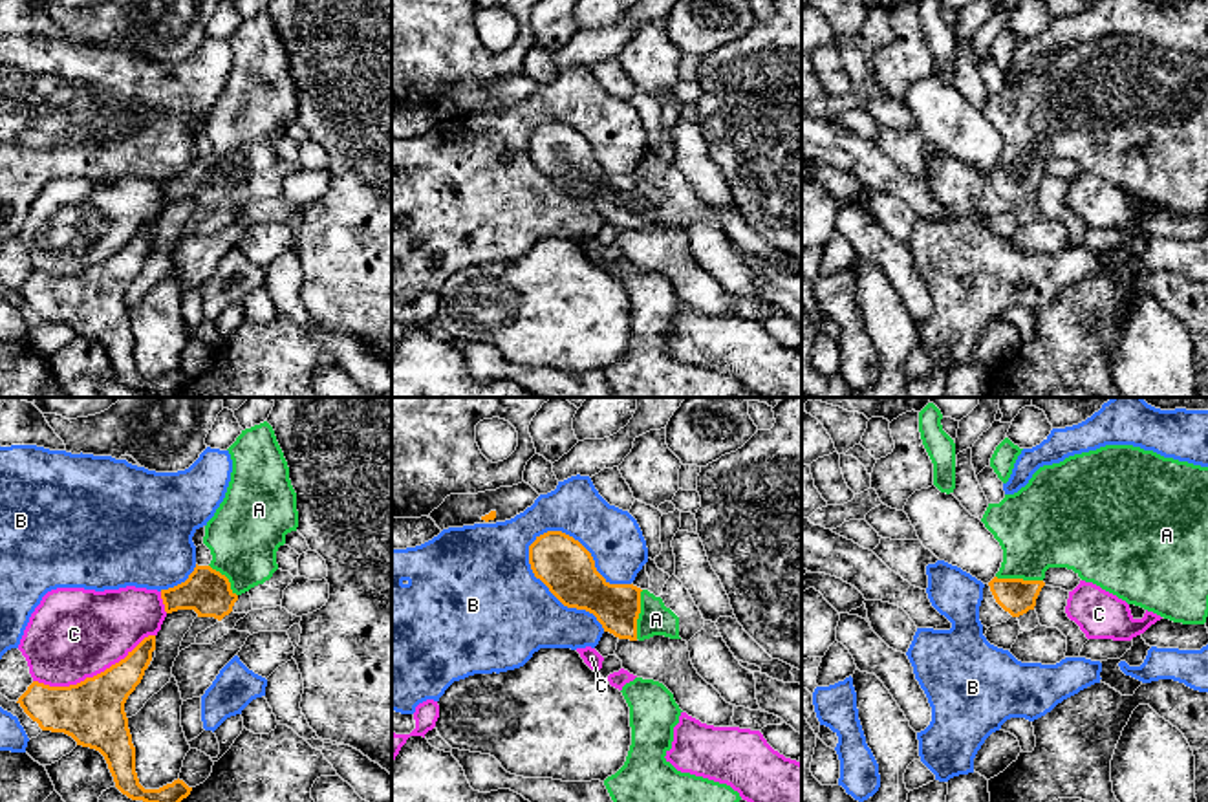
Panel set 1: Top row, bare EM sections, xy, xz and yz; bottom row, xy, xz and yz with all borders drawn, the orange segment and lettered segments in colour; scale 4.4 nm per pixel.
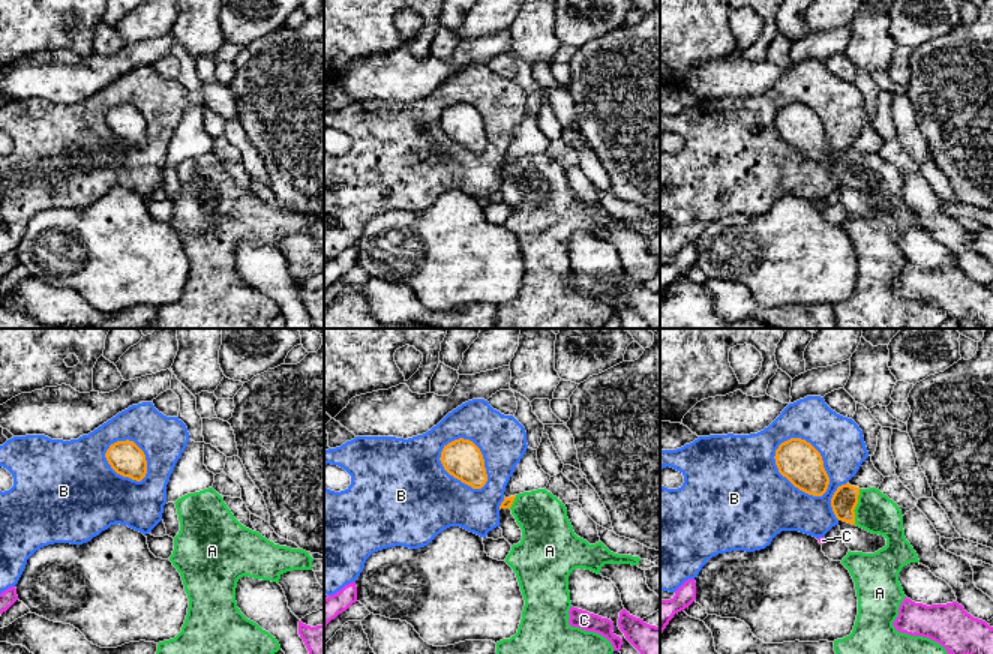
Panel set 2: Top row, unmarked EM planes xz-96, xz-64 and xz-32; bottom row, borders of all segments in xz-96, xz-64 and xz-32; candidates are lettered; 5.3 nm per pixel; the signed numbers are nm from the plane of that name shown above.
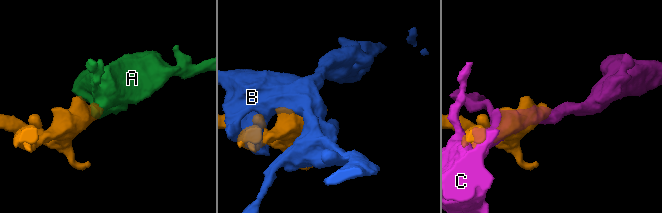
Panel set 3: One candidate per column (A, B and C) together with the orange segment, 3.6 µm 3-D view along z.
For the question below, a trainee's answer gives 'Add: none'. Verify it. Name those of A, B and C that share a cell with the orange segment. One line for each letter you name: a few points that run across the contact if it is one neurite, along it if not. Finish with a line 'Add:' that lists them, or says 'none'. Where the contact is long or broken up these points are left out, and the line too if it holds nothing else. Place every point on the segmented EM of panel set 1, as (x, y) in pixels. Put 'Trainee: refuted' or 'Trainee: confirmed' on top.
Trainee: refuted
A: line xz (617, 606), (639, 612), (656, 619)
Add: A

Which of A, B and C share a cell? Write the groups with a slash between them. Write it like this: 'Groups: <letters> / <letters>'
Groups: A / B / C

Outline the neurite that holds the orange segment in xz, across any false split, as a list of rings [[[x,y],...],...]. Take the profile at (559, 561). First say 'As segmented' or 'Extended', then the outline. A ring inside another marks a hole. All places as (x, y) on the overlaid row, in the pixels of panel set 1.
Extended. [[[547,531],[529,546],[529,564],[536,579],[567,608],[586,610],[597,617],[604,632],[619,639],[644,641],[653,635],[679,637],[679,617],[661,597],[633,584],[609,584],[595,568],[591,553],[562,531]]]

